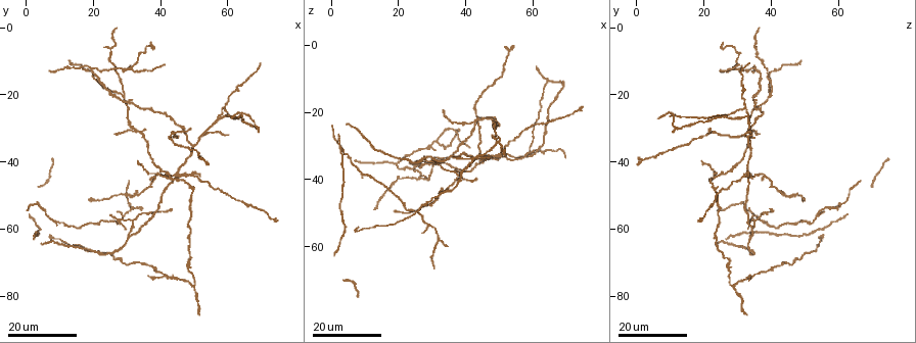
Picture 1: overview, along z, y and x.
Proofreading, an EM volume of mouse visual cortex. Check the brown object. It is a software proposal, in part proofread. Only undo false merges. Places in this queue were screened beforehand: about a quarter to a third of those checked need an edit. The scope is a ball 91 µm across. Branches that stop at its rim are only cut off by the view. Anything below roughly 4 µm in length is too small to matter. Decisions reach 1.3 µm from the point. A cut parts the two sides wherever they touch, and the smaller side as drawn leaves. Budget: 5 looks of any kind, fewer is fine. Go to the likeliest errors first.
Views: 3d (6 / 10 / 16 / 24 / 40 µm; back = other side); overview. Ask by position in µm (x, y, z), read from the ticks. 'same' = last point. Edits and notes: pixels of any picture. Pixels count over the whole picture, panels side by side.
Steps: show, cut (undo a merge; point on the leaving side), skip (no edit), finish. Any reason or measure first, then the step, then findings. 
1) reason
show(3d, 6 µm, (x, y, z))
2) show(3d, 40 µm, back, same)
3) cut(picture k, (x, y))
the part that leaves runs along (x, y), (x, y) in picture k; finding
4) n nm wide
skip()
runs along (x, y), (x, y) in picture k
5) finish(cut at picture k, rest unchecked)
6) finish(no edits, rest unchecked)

branch point
show(3d, 16 µm, (49.0, 63.0, 24.5))

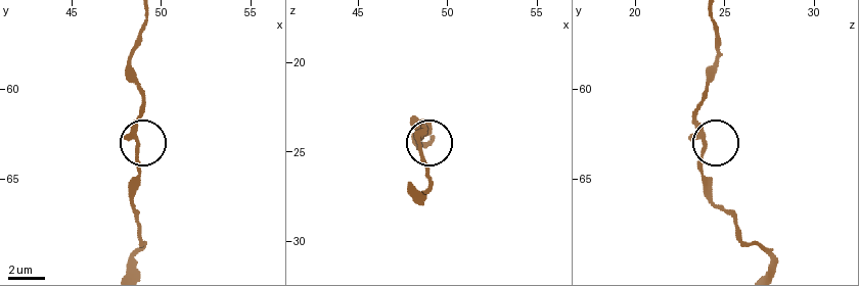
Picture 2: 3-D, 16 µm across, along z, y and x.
closer look
show(3d, 6 µm, (48.7, 63.2, 23.8))

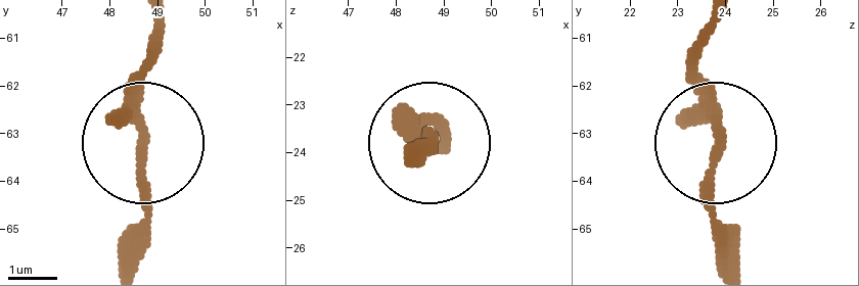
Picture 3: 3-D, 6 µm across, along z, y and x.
210 nm wide
skip()
runs along (146, 148), (134, 266) in picture 3; all the same neuron

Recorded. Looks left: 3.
three-way junction
show(3d, 24 µm, (49.0, 48.5, 23.0))

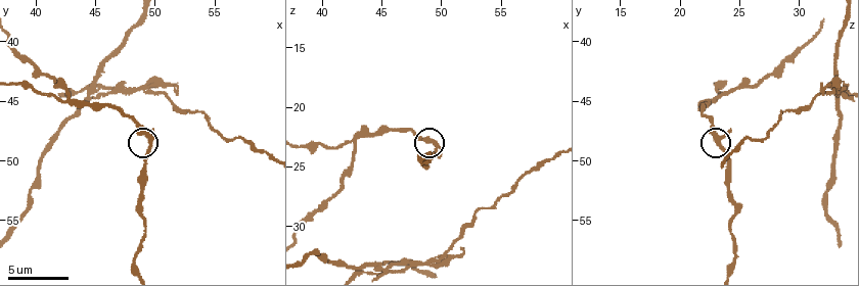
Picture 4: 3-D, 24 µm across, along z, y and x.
show(3d, 6 µm, (49.6, 48.6, 23.4))

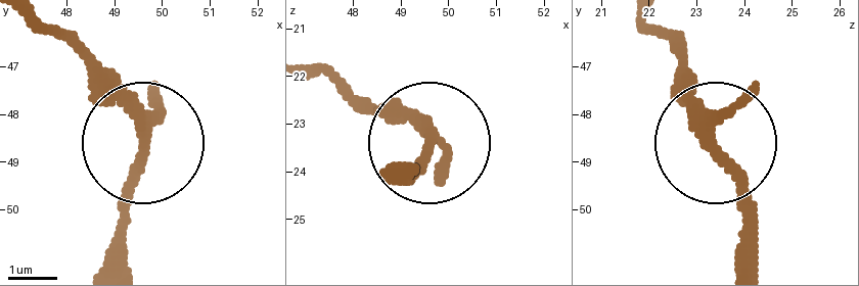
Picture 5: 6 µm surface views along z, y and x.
show(3d, 6 µm, back, (49.55, 48.65, 23.30))

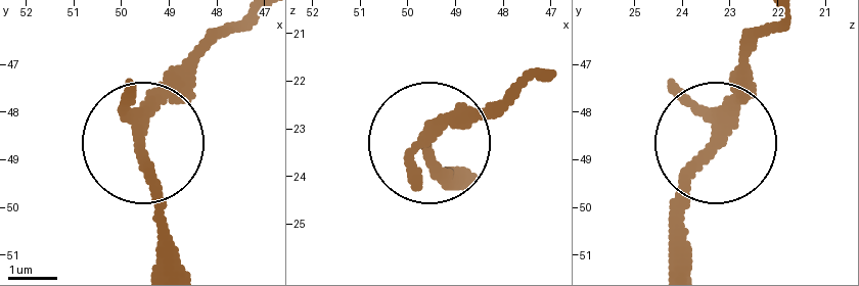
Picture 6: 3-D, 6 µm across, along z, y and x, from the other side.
skip()
runs along (673, 265), (689, 167), (766, 37) in picture 6; one neuron here

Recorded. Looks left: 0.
finish(no edits, rest unchecked)

